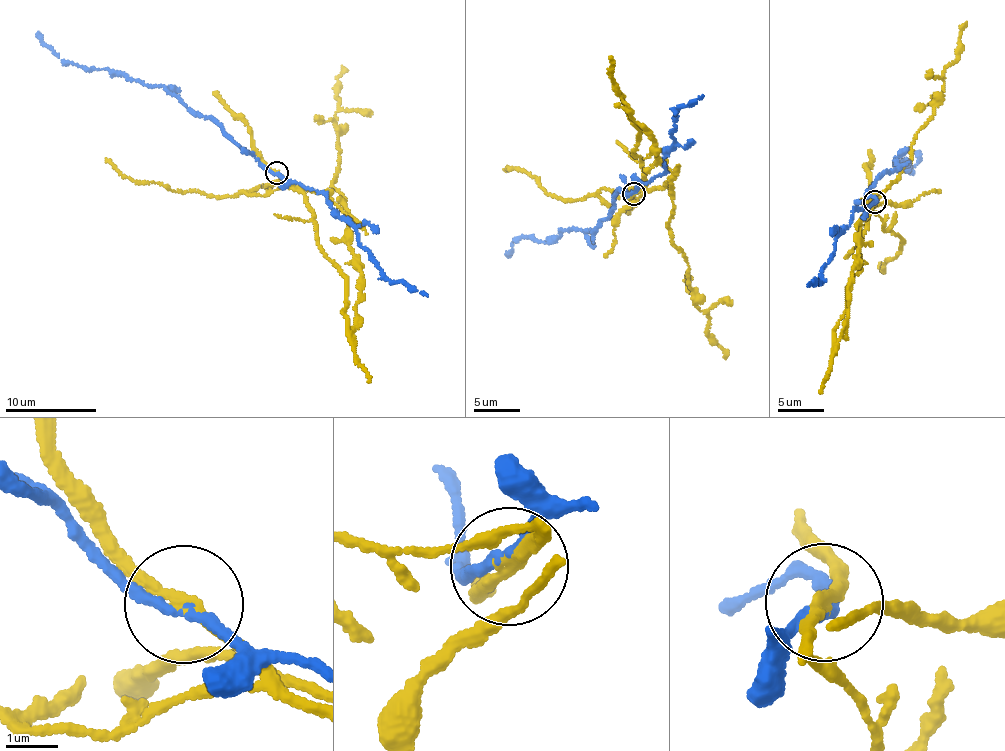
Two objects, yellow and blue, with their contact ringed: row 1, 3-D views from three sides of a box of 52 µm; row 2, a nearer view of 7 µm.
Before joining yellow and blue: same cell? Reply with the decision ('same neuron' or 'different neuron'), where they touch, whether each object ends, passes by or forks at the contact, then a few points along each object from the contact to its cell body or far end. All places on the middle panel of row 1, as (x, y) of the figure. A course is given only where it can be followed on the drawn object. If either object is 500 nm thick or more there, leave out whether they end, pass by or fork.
different neuron; at (634, 194); yellow passes by; blue passes by; yellow runs (634, 193), (672, 179), (668, 226), (689, 266), (695, 306), (706, 314), (706, 331), (725, 358); blue runs (634, 193), (627, 196), (619, 189), (594, 233), (561, 230), (548, 242), (514, 239), (510, 253)

